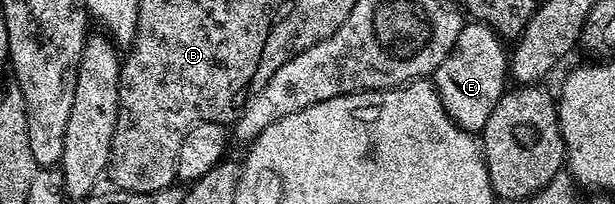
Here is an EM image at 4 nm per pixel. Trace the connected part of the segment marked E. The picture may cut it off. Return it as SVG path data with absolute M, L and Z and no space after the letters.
M477 21L467 22L460 29L460 37L456 37L454 50L434 70L432 82L448 117L455 125L471 133L481 132L503 92L507 90L508 51L502 46L502 36L488 25Z

